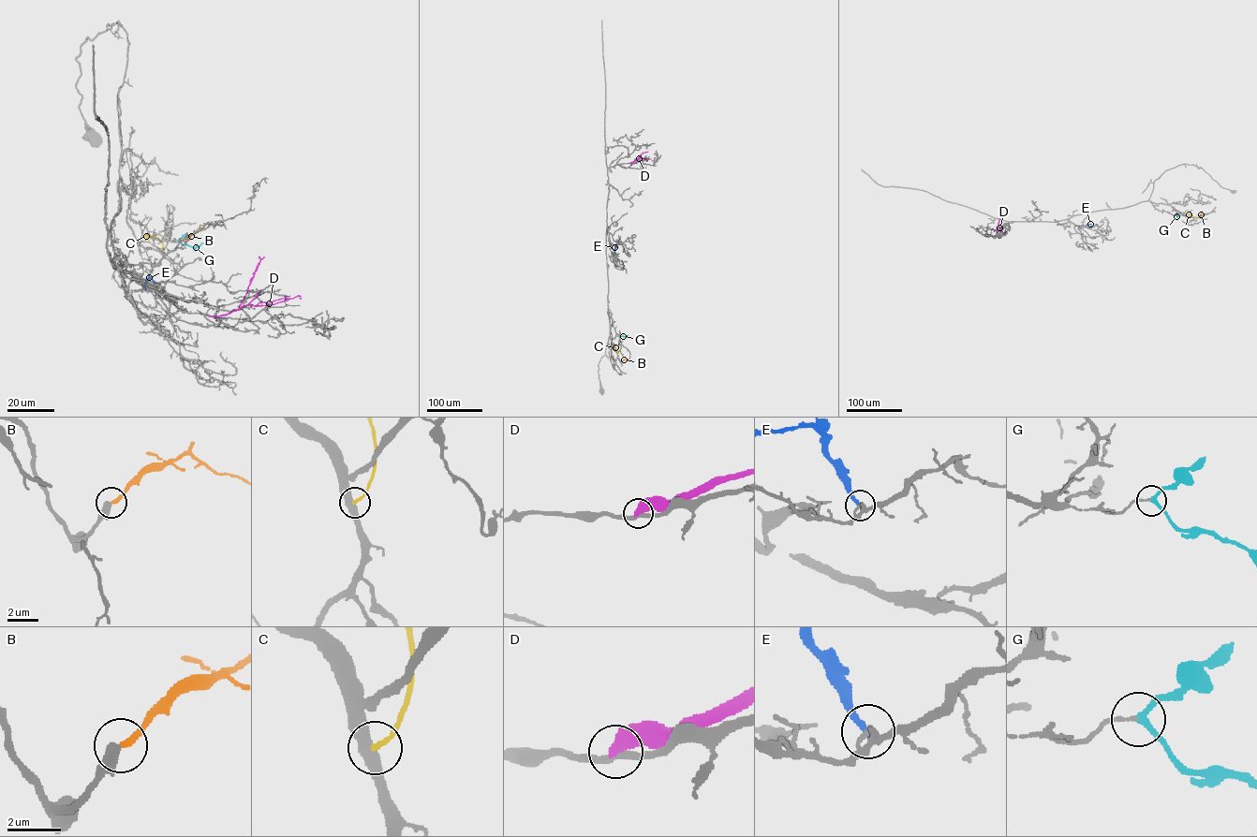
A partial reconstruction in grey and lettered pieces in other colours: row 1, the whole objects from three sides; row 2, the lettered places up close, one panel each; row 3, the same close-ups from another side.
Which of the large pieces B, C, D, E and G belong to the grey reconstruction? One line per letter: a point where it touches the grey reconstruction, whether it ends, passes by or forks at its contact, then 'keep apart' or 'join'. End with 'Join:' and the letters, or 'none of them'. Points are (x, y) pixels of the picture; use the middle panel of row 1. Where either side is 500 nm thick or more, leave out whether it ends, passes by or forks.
B: meets grey at (622, 361); it ends there; join
C: meets grey at (617, 354); it ends there; keep apart
D: meets grey at (628, 163); it ends there; keep apart
E: meets grey at (613, 251); it ends there; keep apart
G: meets grey at (622, 336); it passes by; keep apart
Join: B

